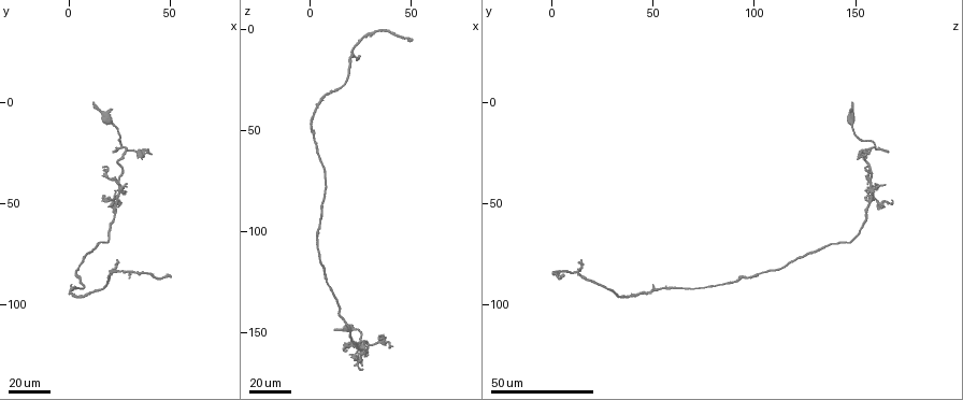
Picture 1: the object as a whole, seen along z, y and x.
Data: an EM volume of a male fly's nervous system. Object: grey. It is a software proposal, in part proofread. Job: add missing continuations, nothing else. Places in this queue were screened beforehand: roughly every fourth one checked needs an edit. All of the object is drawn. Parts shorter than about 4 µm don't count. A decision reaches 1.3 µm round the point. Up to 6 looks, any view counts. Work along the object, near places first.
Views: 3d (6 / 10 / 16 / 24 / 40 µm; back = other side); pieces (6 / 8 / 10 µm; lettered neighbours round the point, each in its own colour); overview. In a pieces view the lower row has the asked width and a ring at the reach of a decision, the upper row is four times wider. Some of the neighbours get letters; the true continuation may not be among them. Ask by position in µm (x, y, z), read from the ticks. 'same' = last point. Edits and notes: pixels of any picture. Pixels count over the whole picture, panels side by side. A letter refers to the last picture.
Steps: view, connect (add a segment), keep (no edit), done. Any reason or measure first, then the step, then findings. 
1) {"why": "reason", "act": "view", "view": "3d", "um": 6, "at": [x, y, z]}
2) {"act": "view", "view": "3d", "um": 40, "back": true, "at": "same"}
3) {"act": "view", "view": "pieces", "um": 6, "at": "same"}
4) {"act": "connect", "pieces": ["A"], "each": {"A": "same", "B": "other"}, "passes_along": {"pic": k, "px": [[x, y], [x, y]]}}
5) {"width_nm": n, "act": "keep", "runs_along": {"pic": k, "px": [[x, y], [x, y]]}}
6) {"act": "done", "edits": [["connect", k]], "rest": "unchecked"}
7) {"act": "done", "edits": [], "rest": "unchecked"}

{"why": "branch stops here", "act": "view", "view": "3d", "um": 24, "at": [20, 46, 155]}

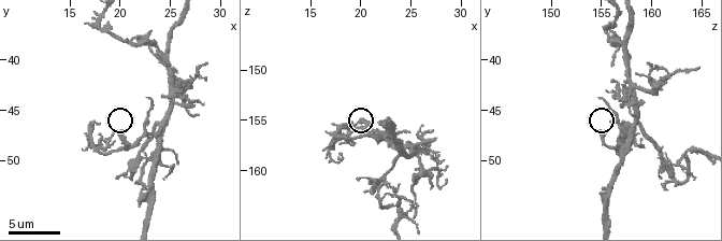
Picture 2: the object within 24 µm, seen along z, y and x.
{"act": "view", "view": "pieces", "um": 10, "at": [19.4, 47.2, 155.4]}

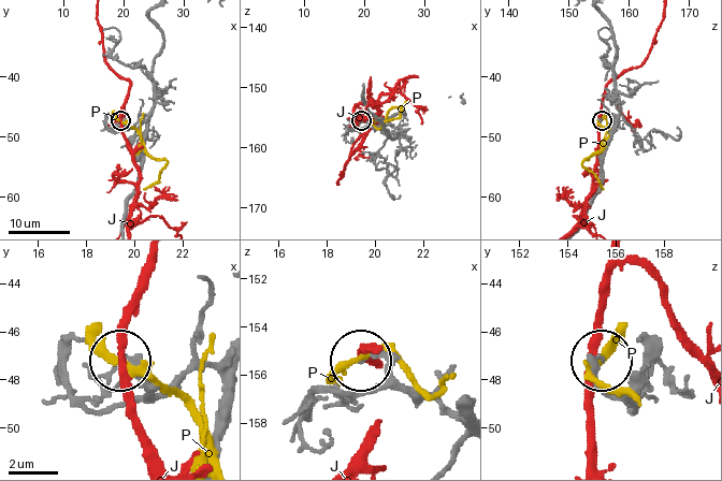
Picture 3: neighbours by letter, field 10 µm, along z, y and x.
{"act": "keep", "each": {"J": "other", "P": "other"}, "runs_along": {"pic": 3, "px": [[157, 57], [153, 67], [152, 112], [128, 129], [120, 119]]}, "found": "none of them fits"}

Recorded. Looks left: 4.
{"act": "view", "view": "pieces", "um": 8, "at": [24.6, 40.4, 155.8]}

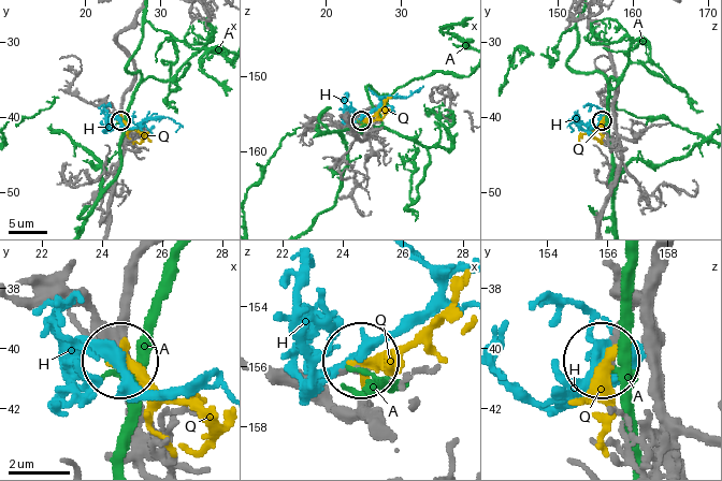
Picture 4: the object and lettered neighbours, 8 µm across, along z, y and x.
{"act": "keep", "each": {"A": "other", "H": "other", "Q": "other"}, "runs_along": {"pic": 4, "px": [[130, 23], [119, 119]]}, "found": "no lettered segment goes on from it"}

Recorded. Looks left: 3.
{"why": "tapers out", "act": "view", "view": "3d", "um": 24, "at": [2, 91, 49]}

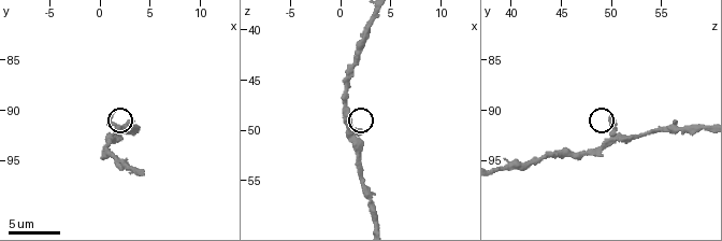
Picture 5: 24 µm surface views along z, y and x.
{"act": "view", "view": "pieces", "um": 10, "at": [1.4, 90.2, 50.0]}

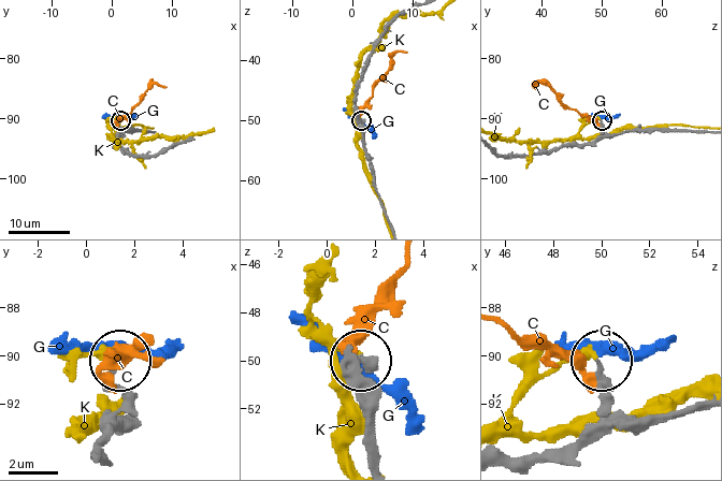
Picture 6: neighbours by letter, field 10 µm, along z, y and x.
{"act": "keep", "each": {"C": "other", "G": "other", "K": "other"}, "found": "no lettered segment goes on from it"}

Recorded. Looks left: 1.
{"act": "done", "edits": [], "rest": "unchecked"}

